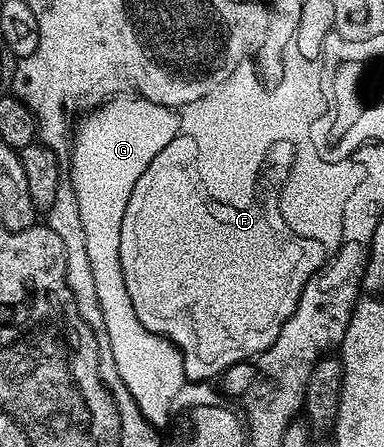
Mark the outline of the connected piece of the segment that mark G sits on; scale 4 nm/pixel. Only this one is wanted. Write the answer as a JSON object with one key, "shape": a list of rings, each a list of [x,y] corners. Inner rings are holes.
{"shape":[[[116,96],[104,102],[102,106],[92,109],[84,118],[87,119],[80,126],[78,123],[73,134],[69,159],[69,165],[71,165],[69,177],[73,184],[73,192],[77,192],[77,209],[81,212],[81,228],[85,228],[85,249],[89,252],[89,268],[93,268],[93,284],[97,284],[97,304],[101,304],[101,316],[105,316],[105,332],[109,332],[109,349],[113,352],[113,364],[117,364],[117,376],[121,376],[121,384],[125,384],[125,388],[129,390],[129,396],[133,396],[133,400],[147,425],[162,428],[167,422],[167,413],[170,412],[175,397],[182,392],[183,386],[185,387],[183,358],[176,346],[171,345],[160,334],[149,332],[145,328],[143,319],[137,316],[137,312],[133,312],[133,300],[129,297],[129,288],[125,288],[125,272],[121,272],[121,220],[125,220],[125,208],[129,208],[129,196],[133,196],[133,188],[137,188],[137,180],[141,180],[141,172],[145,172],[145,168],[149,168],[153,156],[157,156],[157,152],[161,152],[161,148],[165,148],[165,144],[169,144],[169,140],[173,140],[179,135],[179,117],[176,111],[170,110],[159,102],[152,102],[150,98]]]}

